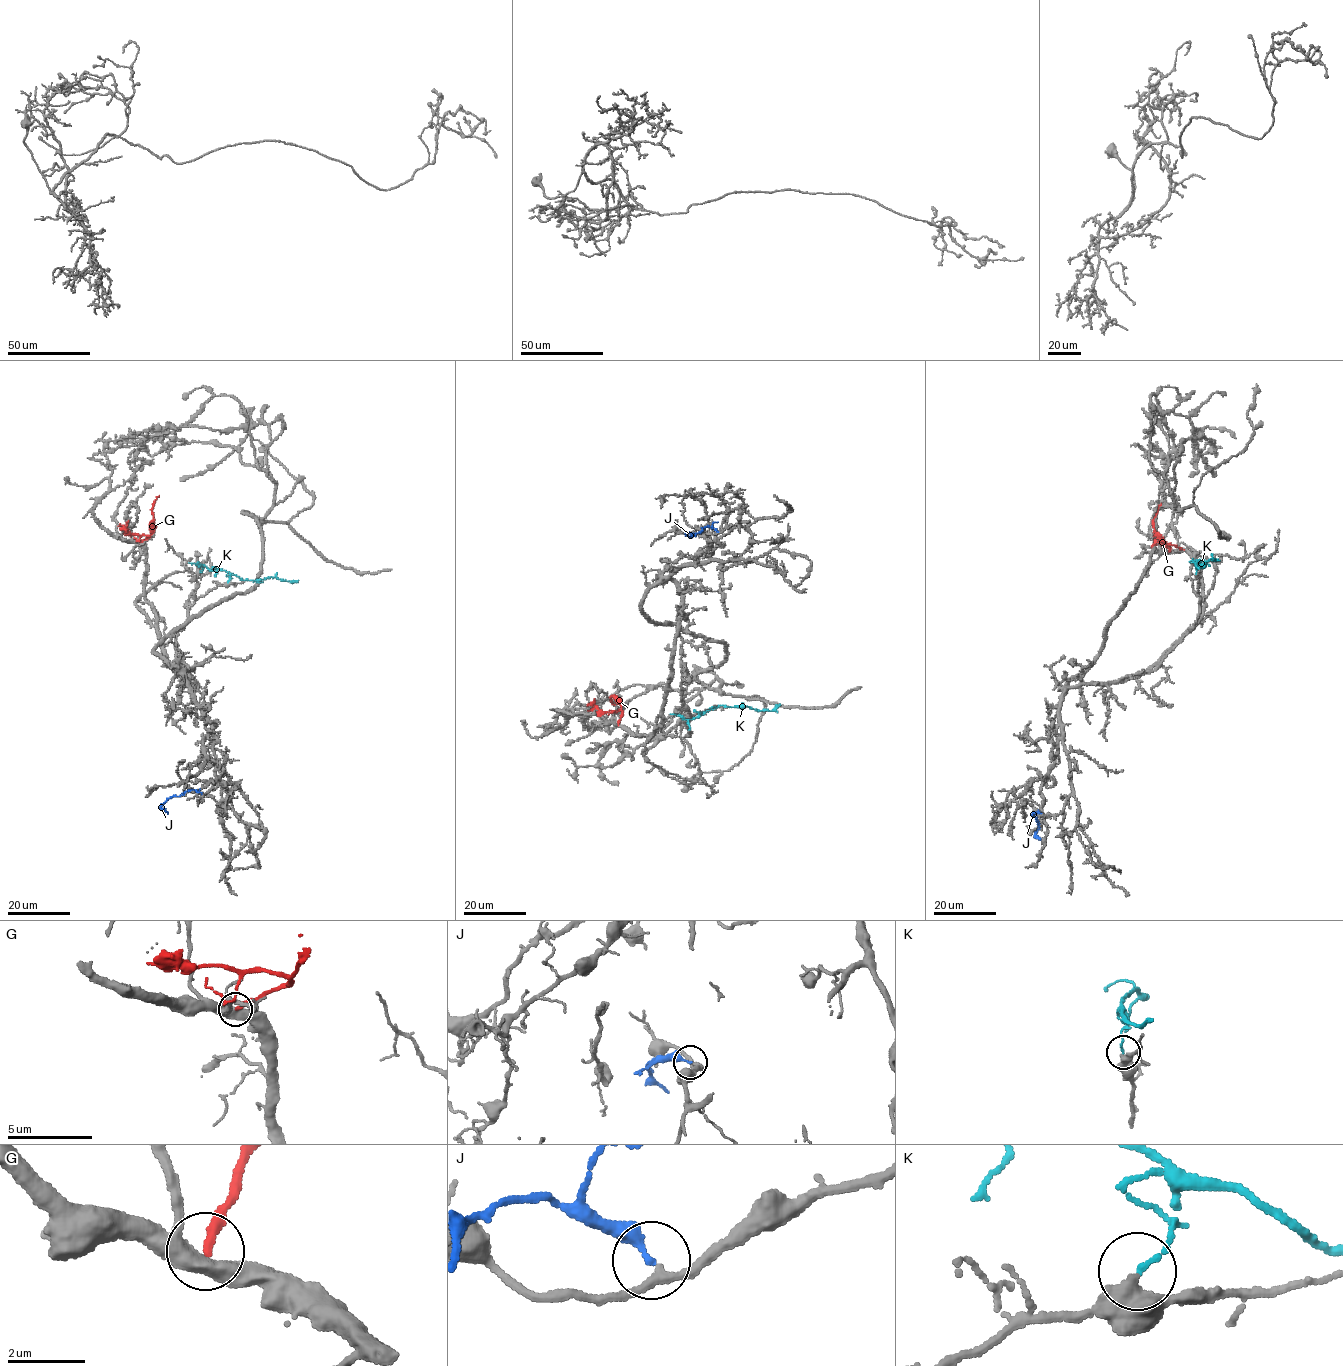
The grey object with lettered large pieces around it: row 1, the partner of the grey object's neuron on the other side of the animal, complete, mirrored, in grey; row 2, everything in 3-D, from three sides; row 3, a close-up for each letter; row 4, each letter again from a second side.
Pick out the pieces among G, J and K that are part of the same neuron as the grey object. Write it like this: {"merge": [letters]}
{"merge": ["J"]}

